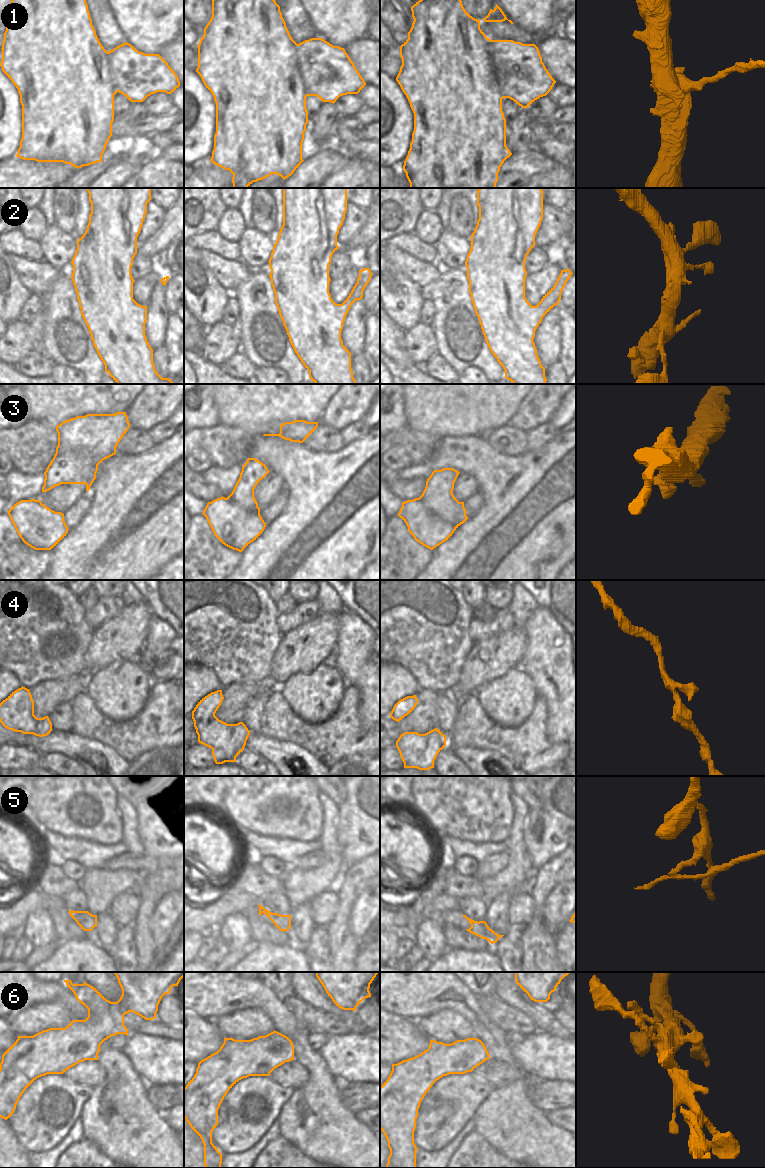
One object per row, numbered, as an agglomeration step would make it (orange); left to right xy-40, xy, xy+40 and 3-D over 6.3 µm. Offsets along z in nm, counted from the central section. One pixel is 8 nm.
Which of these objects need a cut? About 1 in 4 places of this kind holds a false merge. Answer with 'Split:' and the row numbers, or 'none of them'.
Split: 1, 5.

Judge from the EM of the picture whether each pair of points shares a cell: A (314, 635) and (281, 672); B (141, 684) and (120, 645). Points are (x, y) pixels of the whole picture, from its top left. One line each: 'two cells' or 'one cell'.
A: one cell
B: two cells

